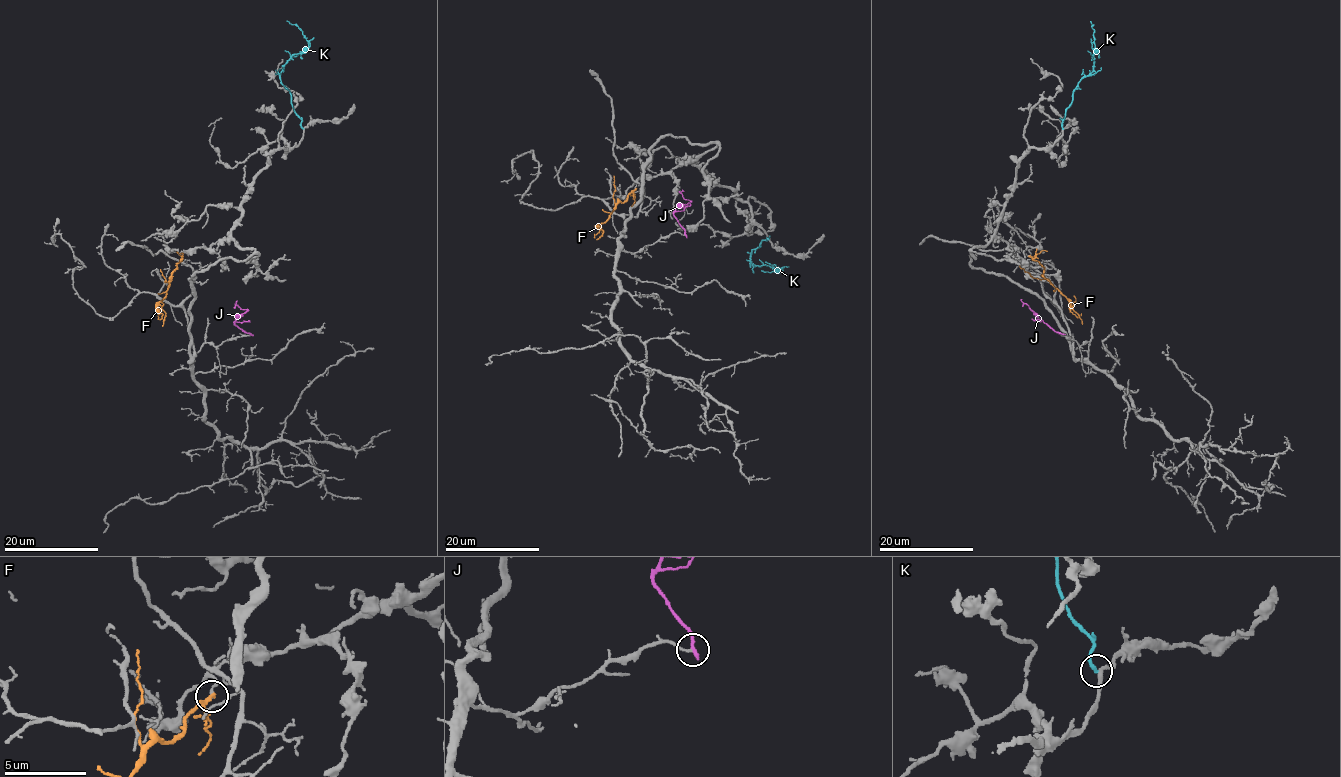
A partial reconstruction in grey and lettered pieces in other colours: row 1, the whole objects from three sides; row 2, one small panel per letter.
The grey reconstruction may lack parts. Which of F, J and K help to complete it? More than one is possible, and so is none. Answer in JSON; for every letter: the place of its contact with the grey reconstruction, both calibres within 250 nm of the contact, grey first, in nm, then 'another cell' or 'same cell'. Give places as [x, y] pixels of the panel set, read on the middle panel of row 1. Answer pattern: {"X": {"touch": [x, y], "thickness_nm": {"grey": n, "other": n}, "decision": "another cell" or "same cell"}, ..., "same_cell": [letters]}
{"F": {"touch": [635, 189], "thickness_nm": {"grey": 170, "other": 200}, "decision": "another cell"}, "J": {"touch": [685, 234], "thickness_nm": {"grey": 140, "other": 240}, "decision": "another cell"}, "K": {"touch": [768, 239], "thickness_nm": {"grey": 220, "other": 200}, "decision": "another cell"}, "same_cell": []}

